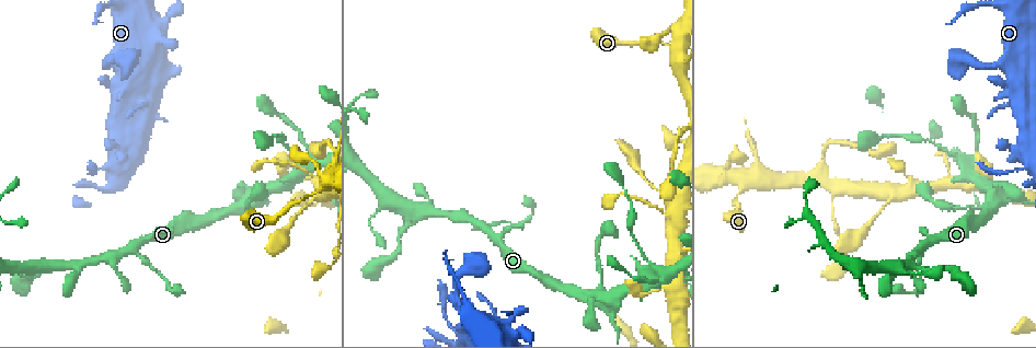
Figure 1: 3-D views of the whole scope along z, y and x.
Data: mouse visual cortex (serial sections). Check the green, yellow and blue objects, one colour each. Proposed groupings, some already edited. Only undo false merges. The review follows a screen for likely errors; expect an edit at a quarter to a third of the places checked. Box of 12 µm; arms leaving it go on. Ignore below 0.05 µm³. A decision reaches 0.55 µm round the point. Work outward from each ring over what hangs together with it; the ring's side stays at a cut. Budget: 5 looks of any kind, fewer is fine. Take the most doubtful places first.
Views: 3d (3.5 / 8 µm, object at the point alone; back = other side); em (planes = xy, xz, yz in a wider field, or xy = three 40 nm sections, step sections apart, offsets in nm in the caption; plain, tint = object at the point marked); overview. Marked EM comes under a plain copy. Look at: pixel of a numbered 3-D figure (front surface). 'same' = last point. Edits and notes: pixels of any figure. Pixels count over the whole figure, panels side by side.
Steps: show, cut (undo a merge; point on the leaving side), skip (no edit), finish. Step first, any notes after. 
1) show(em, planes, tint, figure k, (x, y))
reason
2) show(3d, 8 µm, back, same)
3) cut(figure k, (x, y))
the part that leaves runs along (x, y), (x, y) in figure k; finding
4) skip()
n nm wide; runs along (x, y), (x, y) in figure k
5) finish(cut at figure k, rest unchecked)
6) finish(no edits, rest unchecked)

show(3d, 3.5 µm, figure 1, (641, 255))
calibre changes

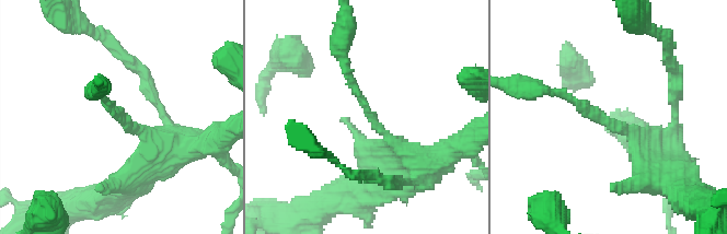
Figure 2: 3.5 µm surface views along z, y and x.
show(em, xy, step 5, tint, figure 2, (127, 120))
arms of 150, 350 nm

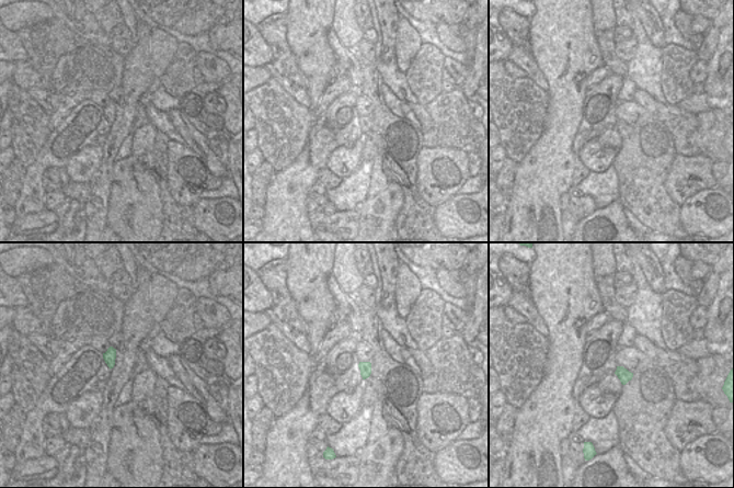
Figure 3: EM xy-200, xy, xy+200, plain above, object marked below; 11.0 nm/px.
skip()
runs along (653, 165), (631, 131), (557, 91) in figure 2; one cell here

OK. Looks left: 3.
show(3d, 8 µm, figure 1, (319, 193))
thick turns thin

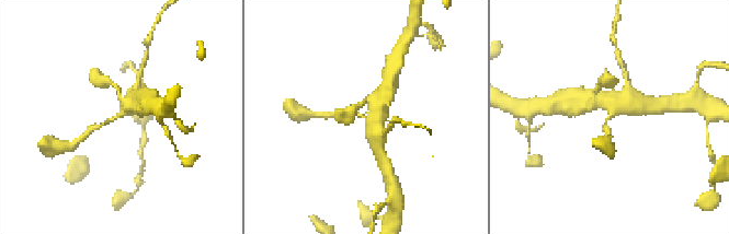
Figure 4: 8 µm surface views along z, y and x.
show(3d, 3.5 µm, figure 4, (117, 117))
closer look

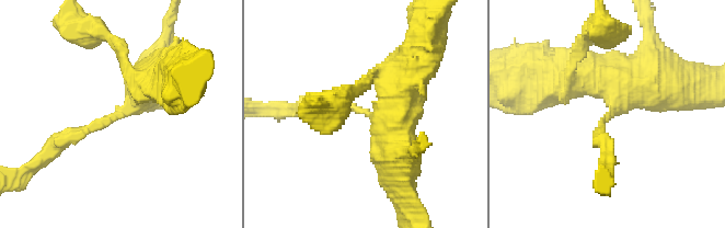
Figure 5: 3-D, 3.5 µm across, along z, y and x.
skip()
runs along (57, 145), (117, 118), (151, 84) in figure 5; all the same cell

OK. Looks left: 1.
finish(no edits, rest unchecked)

